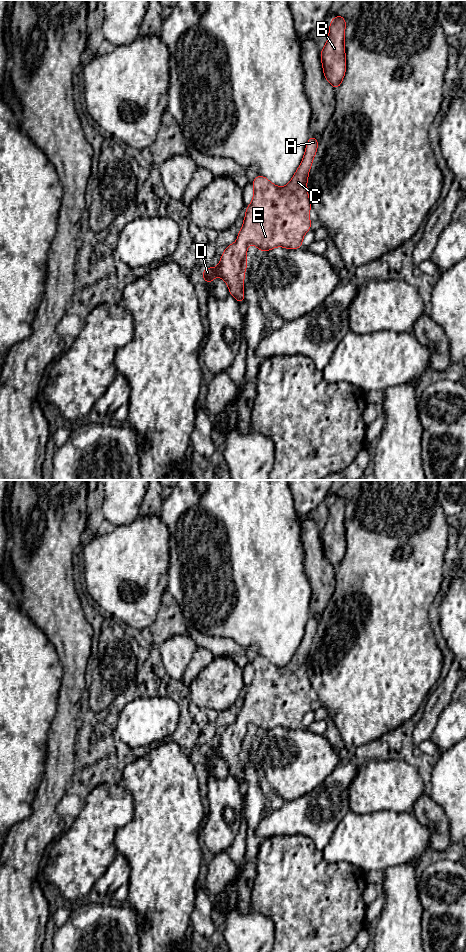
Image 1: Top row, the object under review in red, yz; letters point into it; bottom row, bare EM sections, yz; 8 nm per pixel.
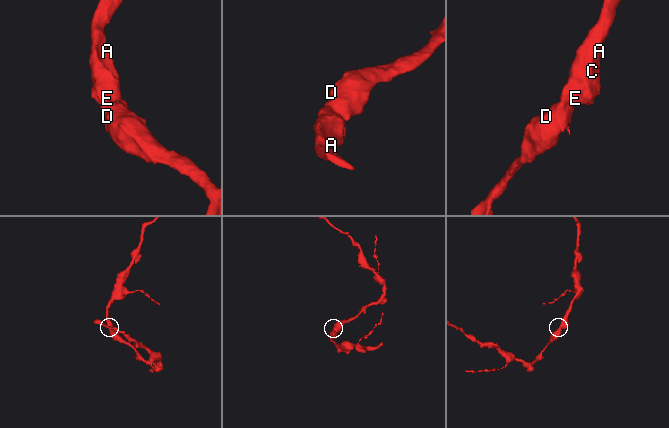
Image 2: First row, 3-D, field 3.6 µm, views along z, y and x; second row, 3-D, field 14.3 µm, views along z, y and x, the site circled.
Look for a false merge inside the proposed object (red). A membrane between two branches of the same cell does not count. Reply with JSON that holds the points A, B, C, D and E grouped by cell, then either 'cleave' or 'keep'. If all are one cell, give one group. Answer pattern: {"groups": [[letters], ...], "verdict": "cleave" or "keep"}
{"groups": [["A", "B", "C", "D", "E"]], "verdict": "keep"}

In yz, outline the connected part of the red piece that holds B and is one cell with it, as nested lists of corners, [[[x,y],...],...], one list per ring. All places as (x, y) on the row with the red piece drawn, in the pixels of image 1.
[[[340,14],[330,21],[328,40],[320,53],[324,76],[335,90],[341,85],[346,70],[346,22]]]

